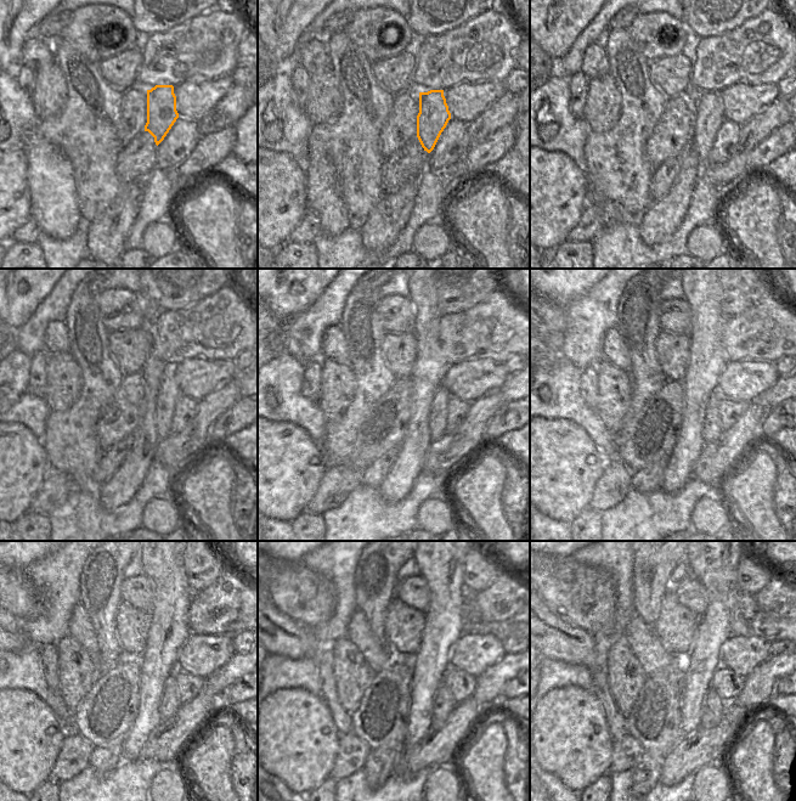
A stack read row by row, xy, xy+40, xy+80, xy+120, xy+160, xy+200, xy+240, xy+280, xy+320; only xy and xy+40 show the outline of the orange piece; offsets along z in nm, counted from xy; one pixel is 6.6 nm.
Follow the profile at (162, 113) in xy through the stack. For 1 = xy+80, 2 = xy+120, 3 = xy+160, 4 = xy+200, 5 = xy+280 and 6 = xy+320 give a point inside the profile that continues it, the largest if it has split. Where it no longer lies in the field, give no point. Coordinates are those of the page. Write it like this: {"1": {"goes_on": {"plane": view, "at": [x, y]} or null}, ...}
{"1": {"goes_on": {"plane": "xy+80", "at": [709, 117]}}, "2": {"goes_on": {"plane": "xy+120", "at": [169, 391]}}, "3": {"goes_on": {"plane": "xy+160", "at": [438, 413]}}, "4": {"goes_on": {"plane": "xy+200", "at": [712, 429]}}, "5": {"goes_on": {"plane": "xy+280", "at": [444, 703]}}, "6": {"goes_on": {"plane": "xy+320", "at": [713, 709]}}}

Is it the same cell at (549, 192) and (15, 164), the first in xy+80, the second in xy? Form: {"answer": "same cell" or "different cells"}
{"answer": "same cell"}

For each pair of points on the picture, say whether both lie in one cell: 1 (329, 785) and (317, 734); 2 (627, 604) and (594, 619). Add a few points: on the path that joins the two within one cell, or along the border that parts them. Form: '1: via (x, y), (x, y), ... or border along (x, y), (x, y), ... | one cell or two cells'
1: border along (328, 777), (315, 788) | two cells
2: border along (614, 581), (615, 608), (611, 633), (616, 638) | two cells

